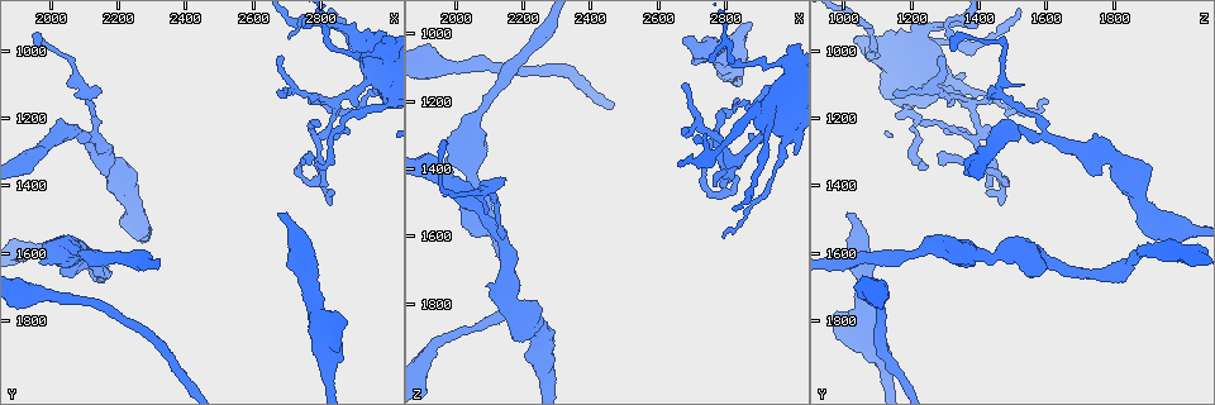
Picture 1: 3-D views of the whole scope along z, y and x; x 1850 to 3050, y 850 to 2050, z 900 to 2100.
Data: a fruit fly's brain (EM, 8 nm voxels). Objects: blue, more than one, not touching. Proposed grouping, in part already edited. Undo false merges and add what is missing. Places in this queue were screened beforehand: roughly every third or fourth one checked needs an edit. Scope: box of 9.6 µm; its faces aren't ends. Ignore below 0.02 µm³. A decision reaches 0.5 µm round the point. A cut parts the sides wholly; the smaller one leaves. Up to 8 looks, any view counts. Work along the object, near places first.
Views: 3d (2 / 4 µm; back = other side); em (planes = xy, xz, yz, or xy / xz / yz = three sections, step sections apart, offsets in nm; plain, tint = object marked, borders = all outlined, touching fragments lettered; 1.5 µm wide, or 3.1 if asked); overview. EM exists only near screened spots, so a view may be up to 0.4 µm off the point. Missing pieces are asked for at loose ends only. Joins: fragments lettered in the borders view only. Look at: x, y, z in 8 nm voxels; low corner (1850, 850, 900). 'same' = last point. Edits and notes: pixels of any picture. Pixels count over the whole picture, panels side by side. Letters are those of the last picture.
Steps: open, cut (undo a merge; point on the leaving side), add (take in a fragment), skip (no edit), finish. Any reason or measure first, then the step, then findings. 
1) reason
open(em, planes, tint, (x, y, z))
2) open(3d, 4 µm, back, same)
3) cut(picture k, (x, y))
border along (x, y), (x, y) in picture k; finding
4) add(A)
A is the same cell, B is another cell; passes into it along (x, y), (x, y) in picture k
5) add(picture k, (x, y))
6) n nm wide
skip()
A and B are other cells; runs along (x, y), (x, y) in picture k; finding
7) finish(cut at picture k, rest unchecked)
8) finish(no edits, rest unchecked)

calibre changes
open(3d, 4 µm, (2010, 1730, 1100))

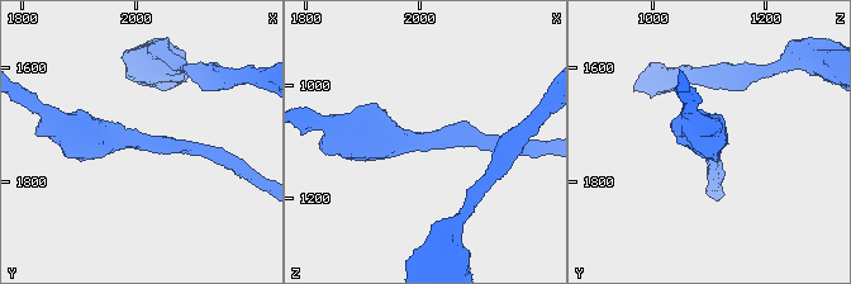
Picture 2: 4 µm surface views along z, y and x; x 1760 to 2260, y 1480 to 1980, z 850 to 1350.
arms of 200, 550 nm; need the tissue
open(em, planes, tint, (2010, 1725, 1100))

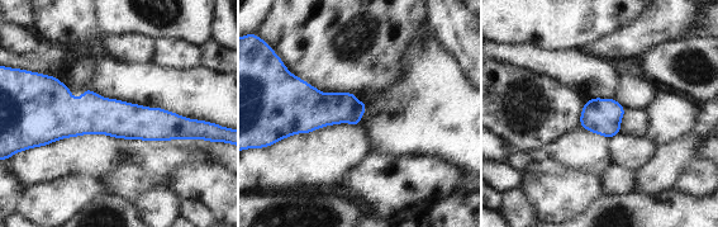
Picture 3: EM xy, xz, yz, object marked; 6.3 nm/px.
open(em, planes, borders, same)

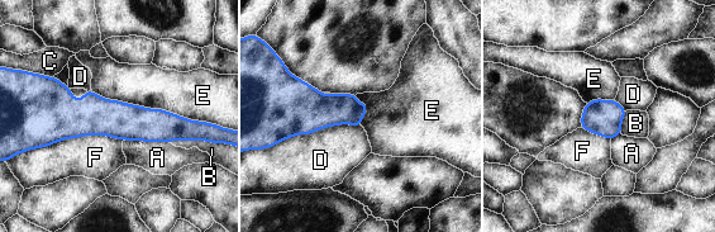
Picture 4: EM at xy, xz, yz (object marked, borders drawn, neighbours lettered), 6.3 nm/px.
190 nm wide
skip()
A, B, C, D, E and F are other cells; border along (93, 90), (108, 99), (205, 122) in picture 4; one neuron here

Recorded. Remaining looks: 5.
branch stops here
open(em, xy, step 8, borders, (2680, 1480, 1020))

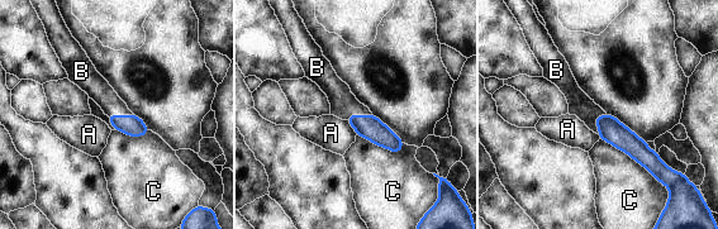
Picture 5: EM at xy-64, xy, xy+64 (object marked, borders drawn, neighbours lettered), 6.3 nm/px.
add(B)
B is the same cell, A and C are other cells; passes into it along (370, 127), (357, 115), (343, 103) in picture 5; it goes on there

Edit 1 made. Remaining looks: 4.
open(overview)

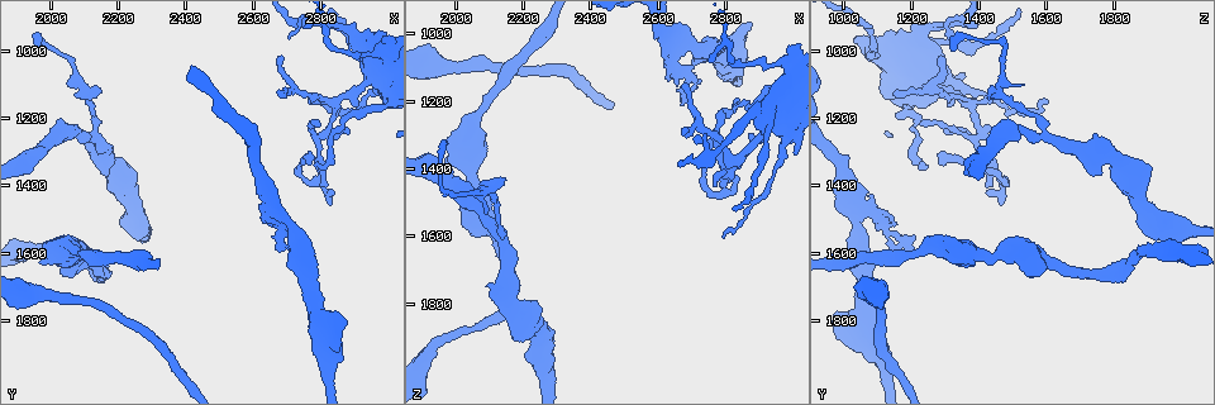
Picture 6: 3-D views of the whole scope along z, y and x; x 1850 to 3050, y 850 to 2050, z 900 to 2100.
a narrow waist
open(3d, 4 µm, (2910, 970, 1230))

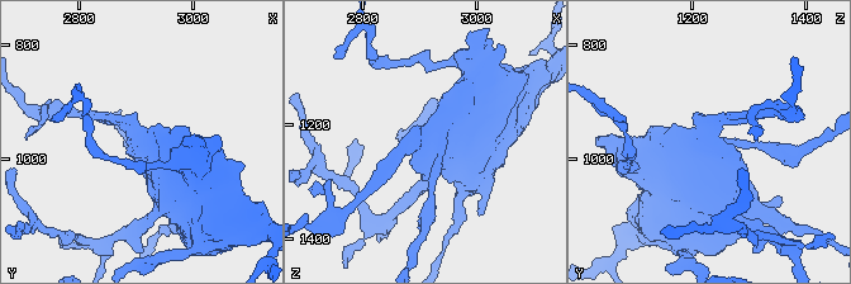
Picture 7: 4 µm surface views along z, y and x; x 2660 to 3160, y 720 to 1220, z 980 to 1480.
shape alone is not enough
open(em, planes, tint, (2905, 965, 1220))

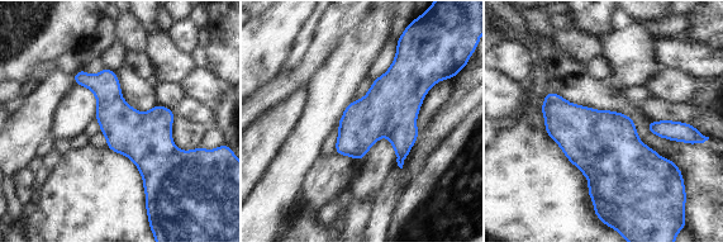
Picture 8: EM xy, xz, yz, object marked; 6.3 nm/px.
what lies round it
open(em, planes, borders, same)

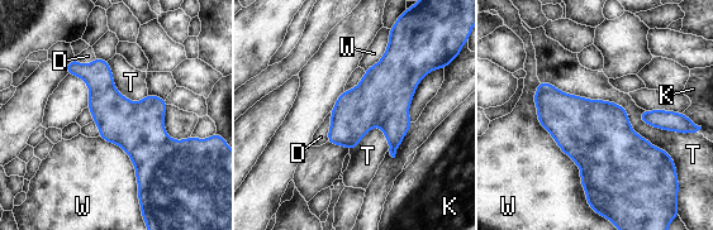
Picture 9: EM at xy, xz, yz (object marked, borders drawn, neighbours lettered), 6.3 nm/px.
arms of 170, 750 nm
skip()
D, K, T and W are other cells; continuous, no second neuron

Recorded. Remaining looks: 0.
finish(add at picture 5, rest unchecked)

